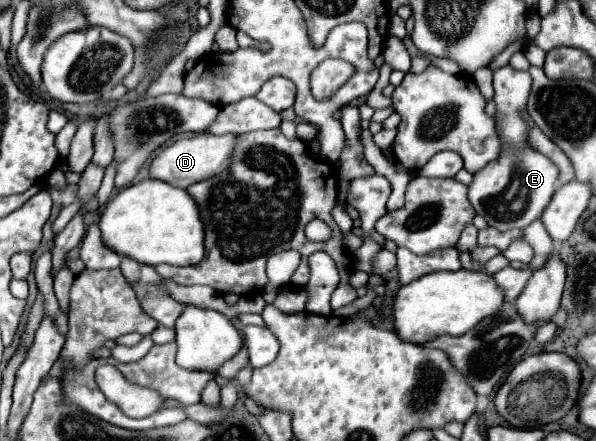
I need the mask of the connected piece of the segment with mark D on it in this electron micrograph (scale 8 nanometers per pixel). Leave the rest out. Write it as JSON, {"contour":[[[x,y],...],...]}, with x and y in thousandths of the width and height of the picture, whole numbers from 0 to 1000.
{"contour":[[[342,299],[342,304],[326,304],[322,313],[295,317],[289,331],[272,336],[268,349],[258,358],[258,367],[252,376],[252,399],[262,408],[275,408],[275,413],[299,422],[299,426],[315,426],[342,404],[352,404],[352,399],[376,390],[376,381],[389,367],[393,331],[396,331],[393,304],[356,308],[352,299]]]}

